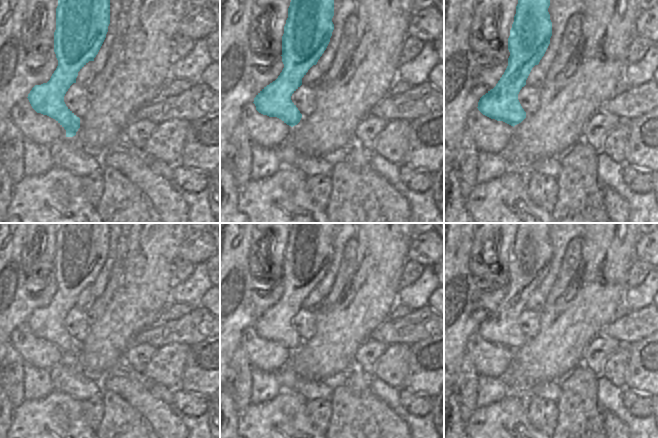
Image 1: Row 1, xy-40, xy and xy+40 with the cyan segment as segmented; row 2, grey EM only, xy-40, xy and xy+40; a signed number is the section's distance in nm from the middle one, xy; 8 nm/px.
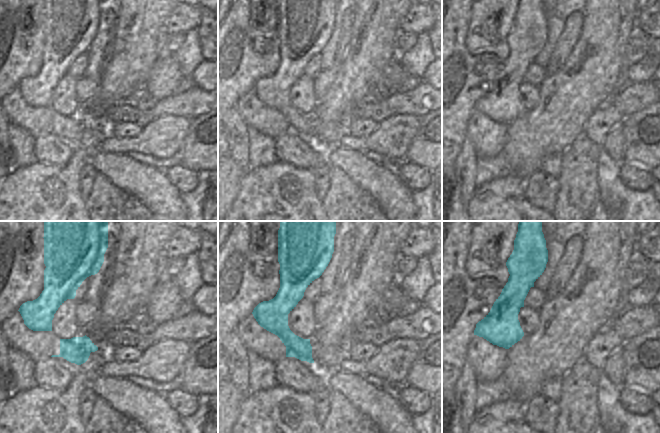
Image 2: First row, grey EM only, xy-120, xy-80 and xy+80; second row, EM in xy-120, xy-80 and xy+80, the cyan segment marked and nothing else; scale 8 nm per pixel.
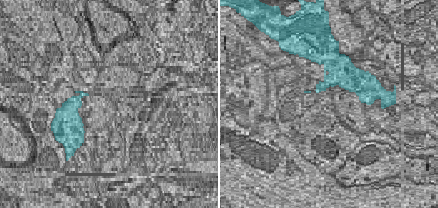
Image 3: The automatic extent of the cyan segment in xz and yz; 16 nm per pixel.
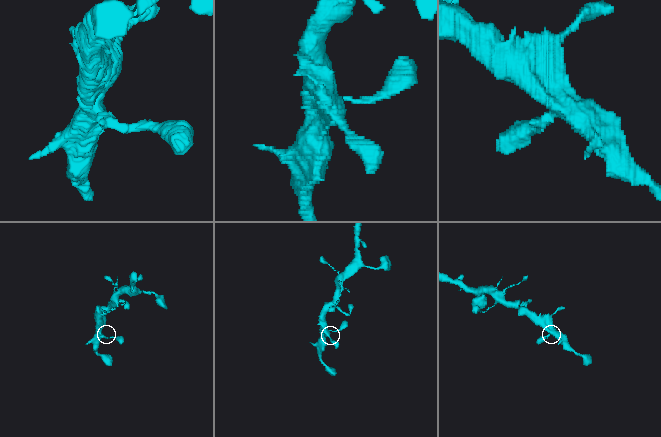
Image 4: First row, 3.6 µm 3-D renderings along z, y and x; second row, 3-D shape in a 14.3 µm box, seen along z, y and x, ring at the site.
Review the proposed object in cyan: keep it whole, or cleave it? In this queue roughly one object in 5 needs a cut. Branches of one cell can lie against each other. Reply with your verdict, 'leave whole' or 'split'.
leave whole

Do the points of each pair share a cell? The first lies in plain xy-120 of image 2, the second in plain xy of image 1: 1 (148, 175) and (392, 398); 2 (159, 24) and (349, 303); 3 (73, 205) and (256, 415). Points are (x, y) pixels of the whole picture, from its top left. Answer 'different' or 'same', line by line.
1: different
2: same
3: same

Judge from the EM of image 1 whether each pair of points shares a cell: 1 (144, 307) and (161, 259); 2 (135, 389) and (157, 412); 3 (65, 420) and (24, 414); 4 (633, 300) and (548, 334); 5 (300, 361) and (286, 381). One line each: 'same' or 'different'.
1: same
2: same
3: same
4: different
5: different

